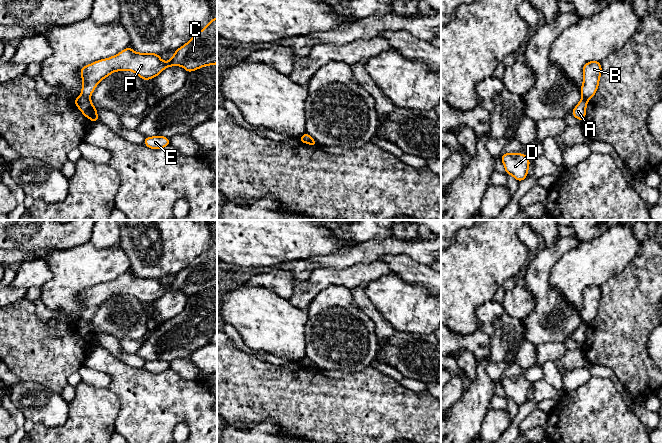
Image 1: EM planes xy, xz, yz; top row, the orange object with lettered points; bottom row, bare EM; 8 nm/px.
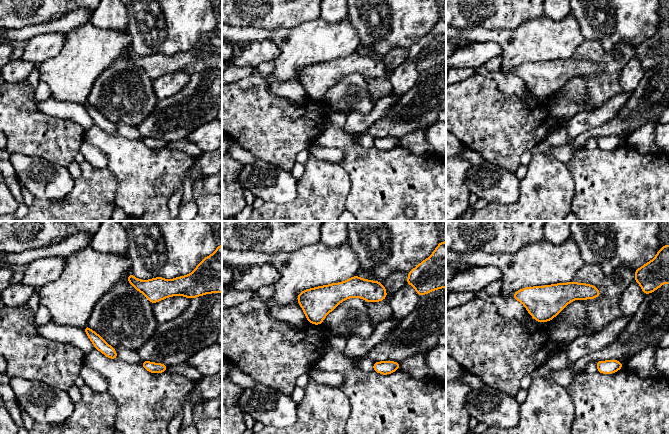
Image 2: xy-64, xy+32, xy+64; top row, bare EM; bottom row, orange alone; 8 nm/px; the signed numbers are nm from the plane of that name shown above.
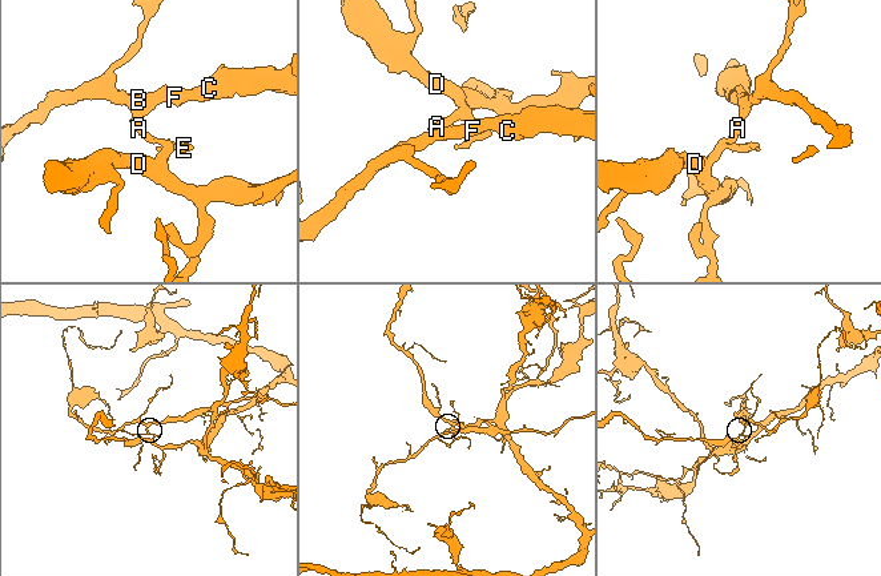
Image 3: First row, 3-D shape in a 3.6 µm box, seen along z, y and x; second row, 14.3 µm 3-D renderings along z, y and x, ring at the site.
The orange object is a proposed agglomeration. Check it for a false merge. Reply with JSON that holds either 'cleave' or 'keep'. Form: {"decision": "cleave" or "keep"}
{"decision": "cleave"}

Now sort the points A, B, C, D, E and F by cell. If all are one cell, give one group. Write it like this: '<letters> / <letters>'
A D E / B C F

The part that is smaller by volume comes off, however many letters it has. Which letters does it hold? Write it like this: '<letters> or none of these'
B, C, F

